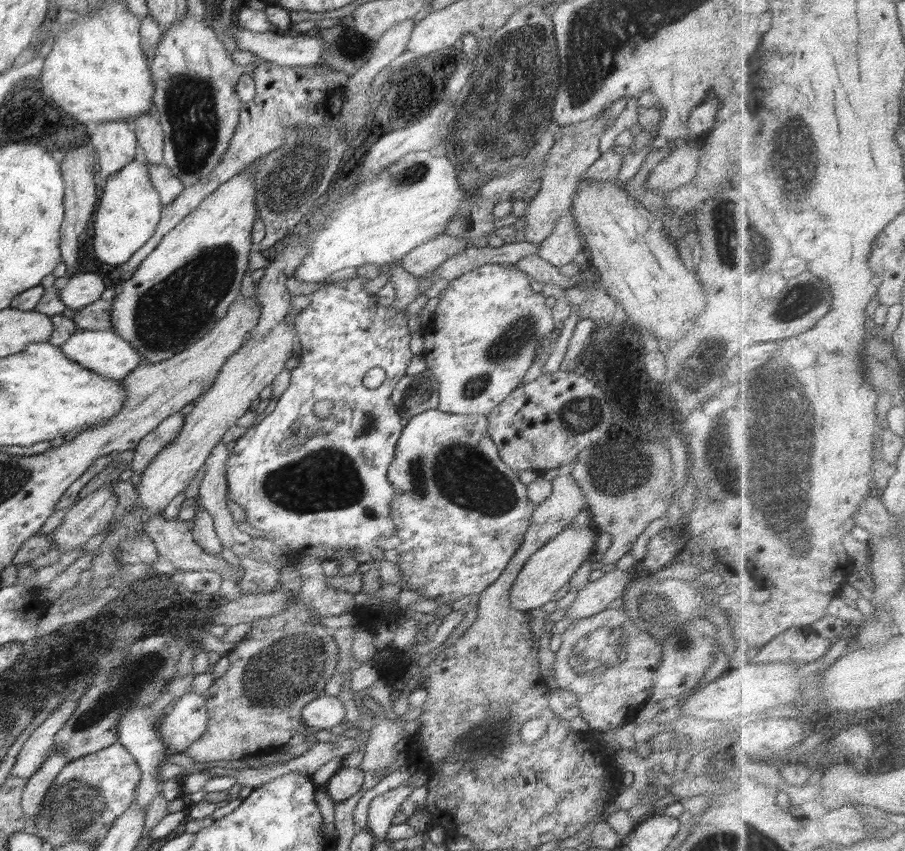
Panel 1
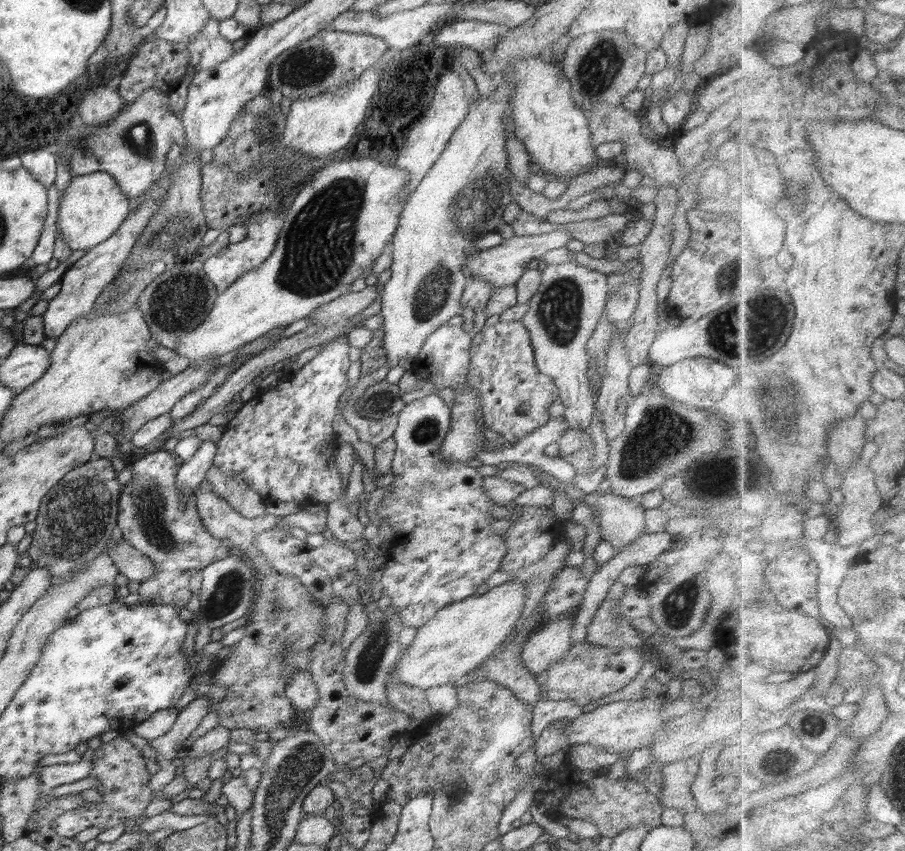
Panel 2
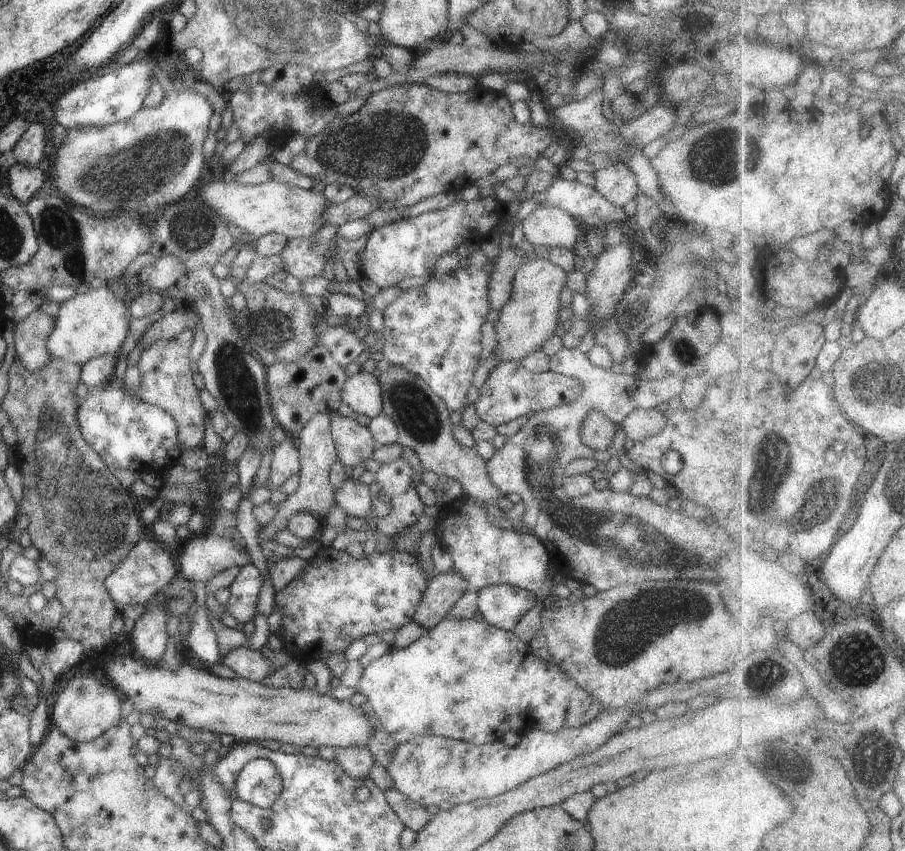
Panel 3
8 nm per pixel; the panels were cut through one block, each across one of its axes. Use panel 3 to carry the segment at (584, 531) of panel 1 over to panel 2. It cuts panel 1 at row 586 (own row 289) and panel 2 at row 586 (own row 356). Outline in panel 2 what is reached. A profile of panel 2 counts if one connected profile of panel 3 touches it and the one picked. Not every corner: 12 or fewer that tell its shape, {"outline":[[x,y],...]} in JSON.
{"outline":[[514,579],[445,606],[417,630],[396,679],[458,685],[521,617]]}

